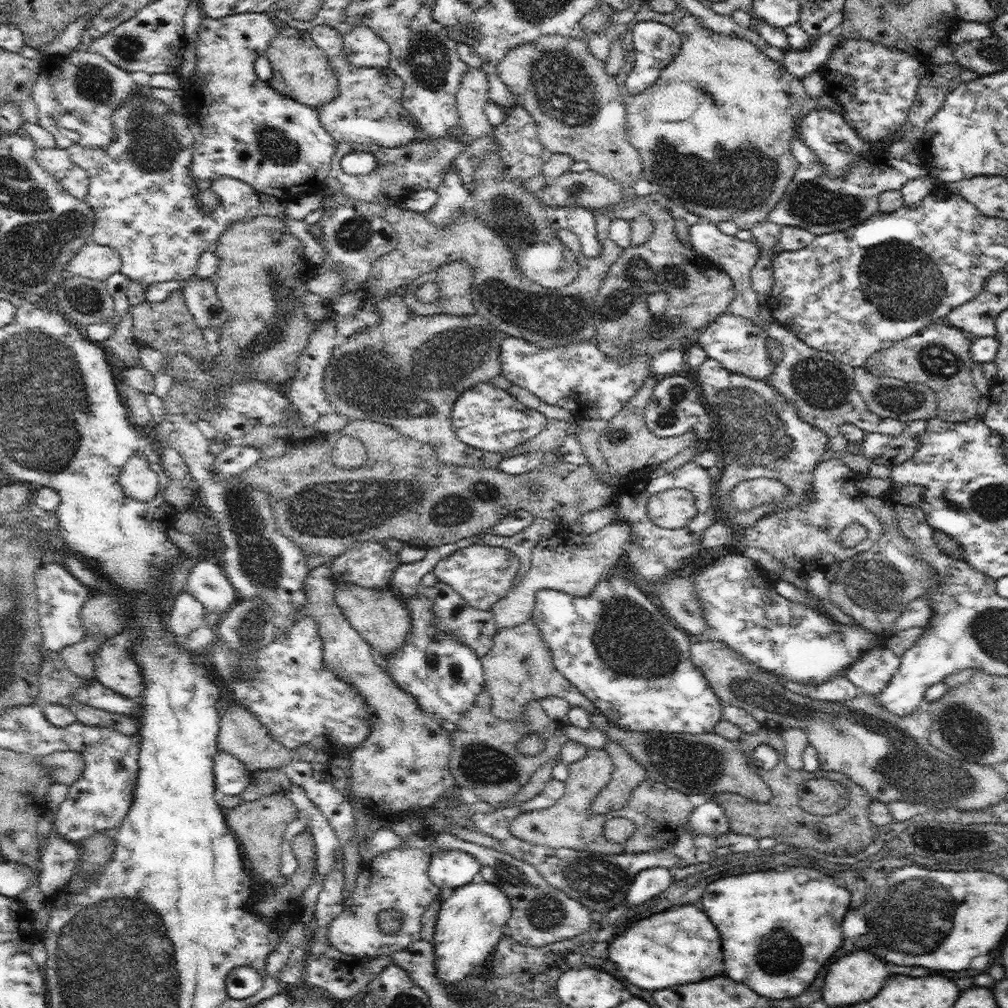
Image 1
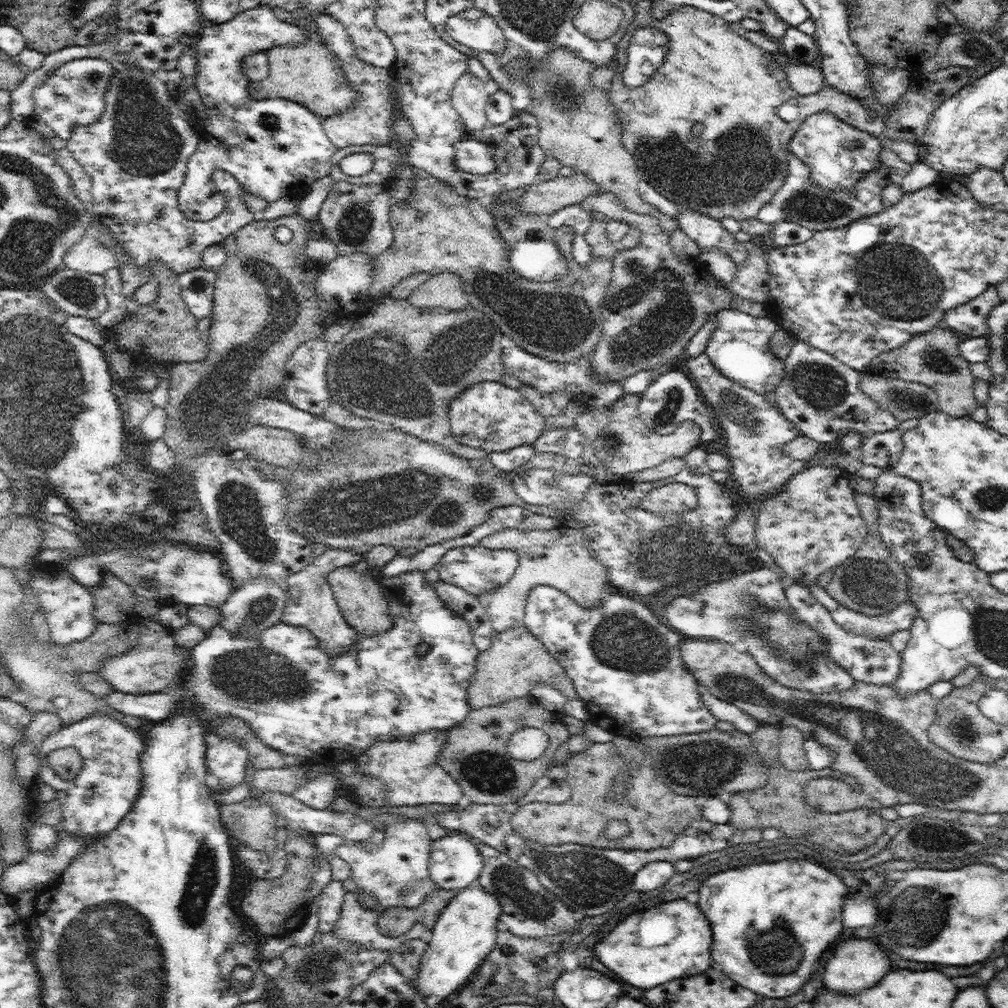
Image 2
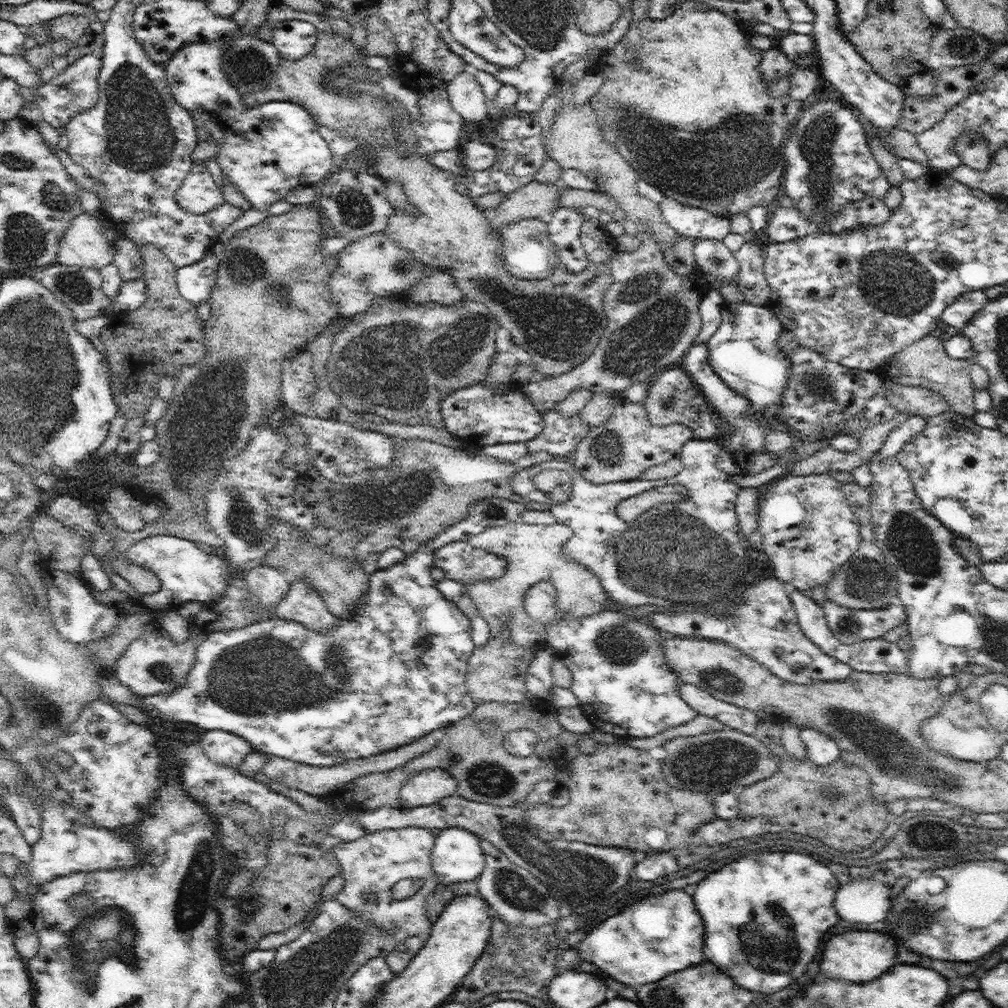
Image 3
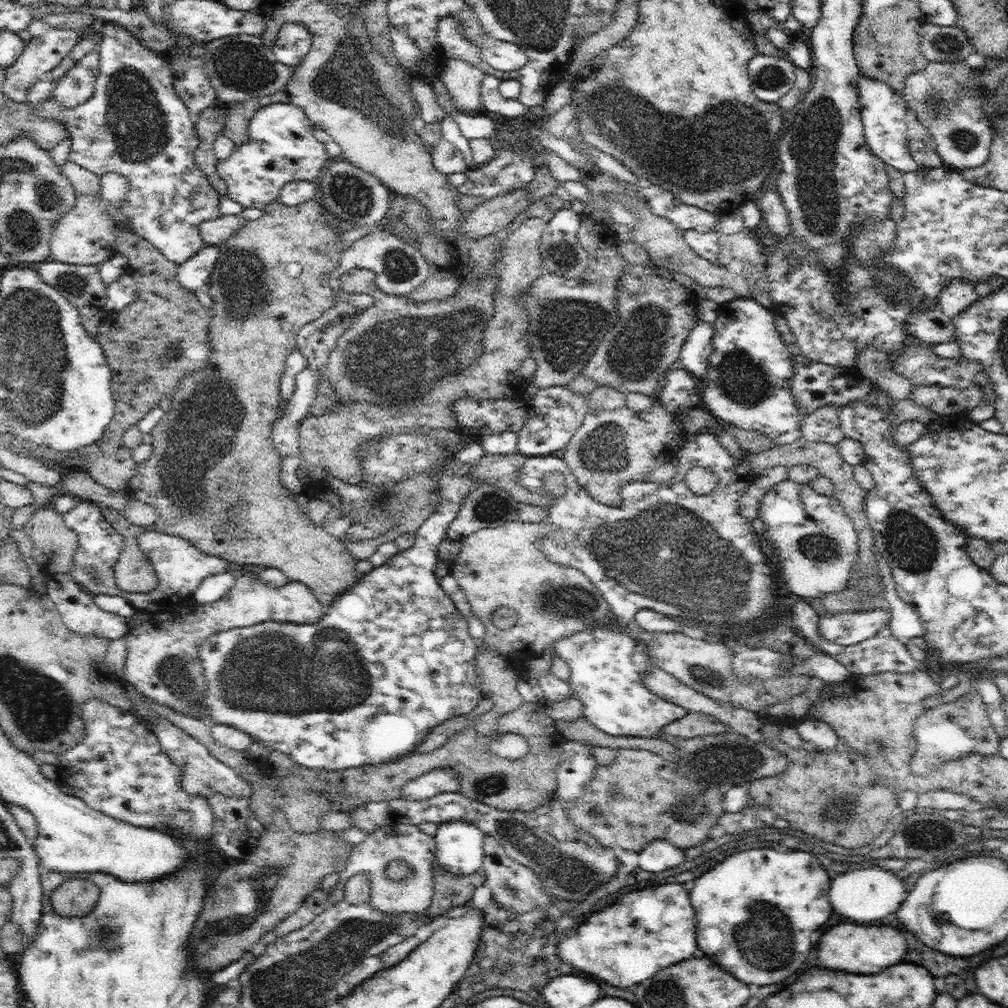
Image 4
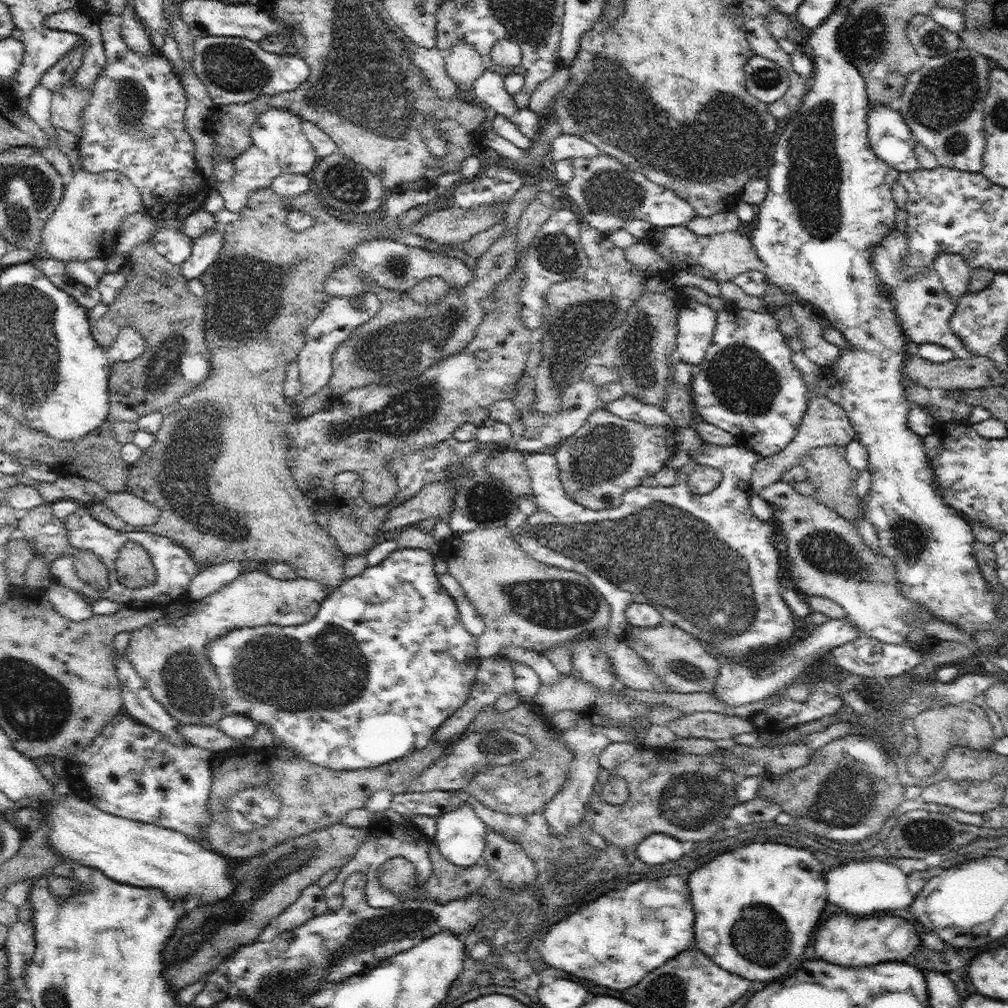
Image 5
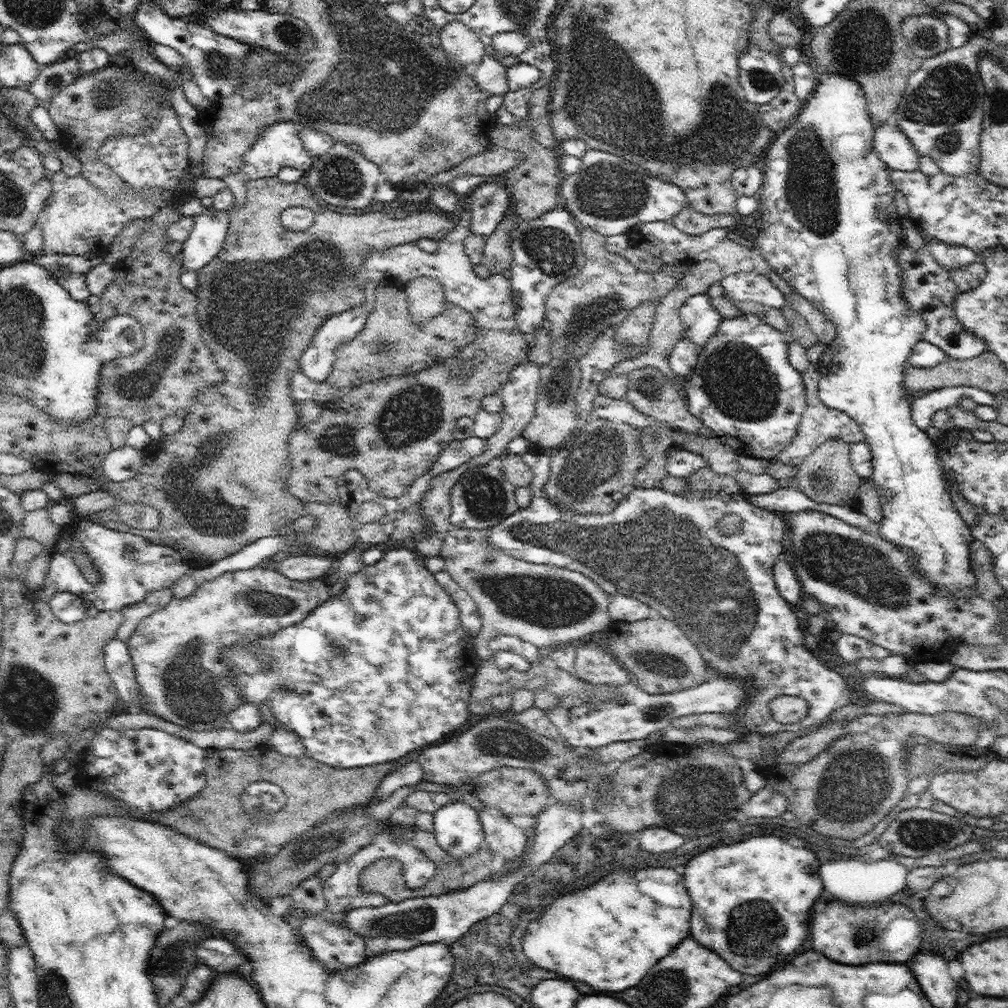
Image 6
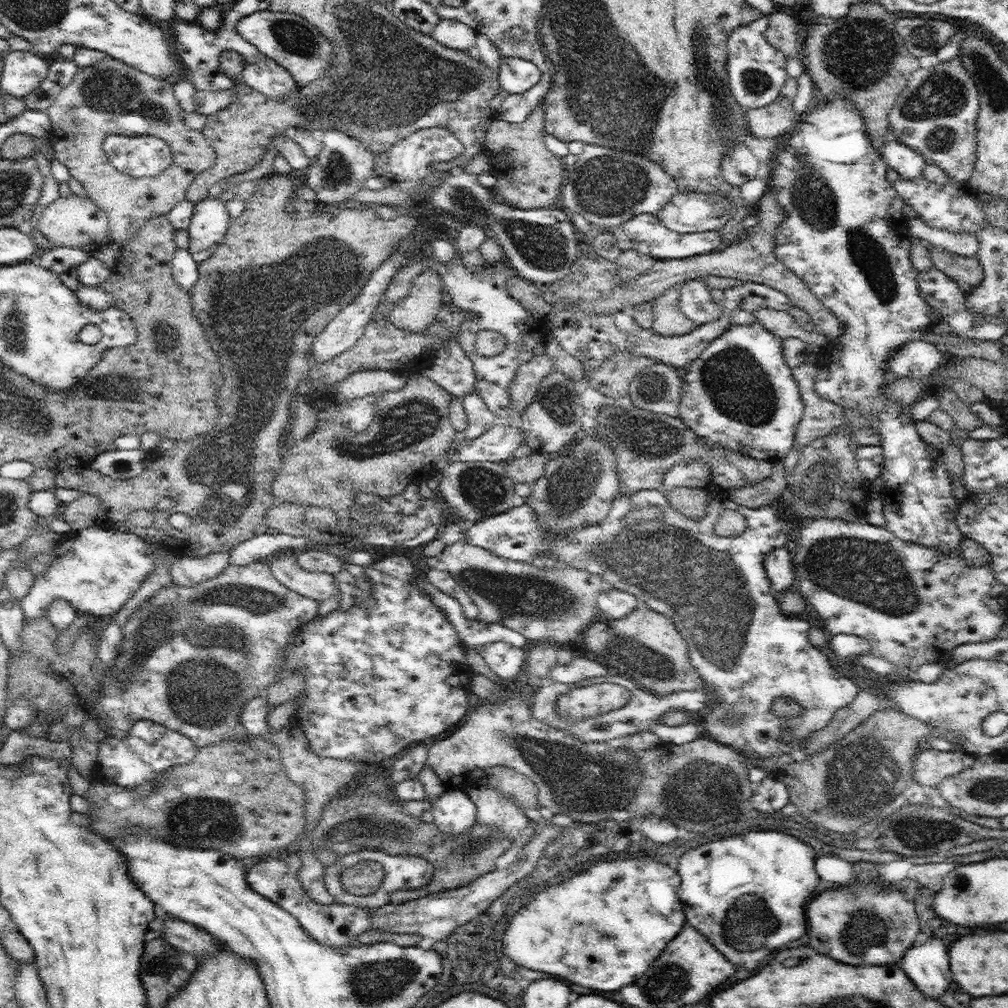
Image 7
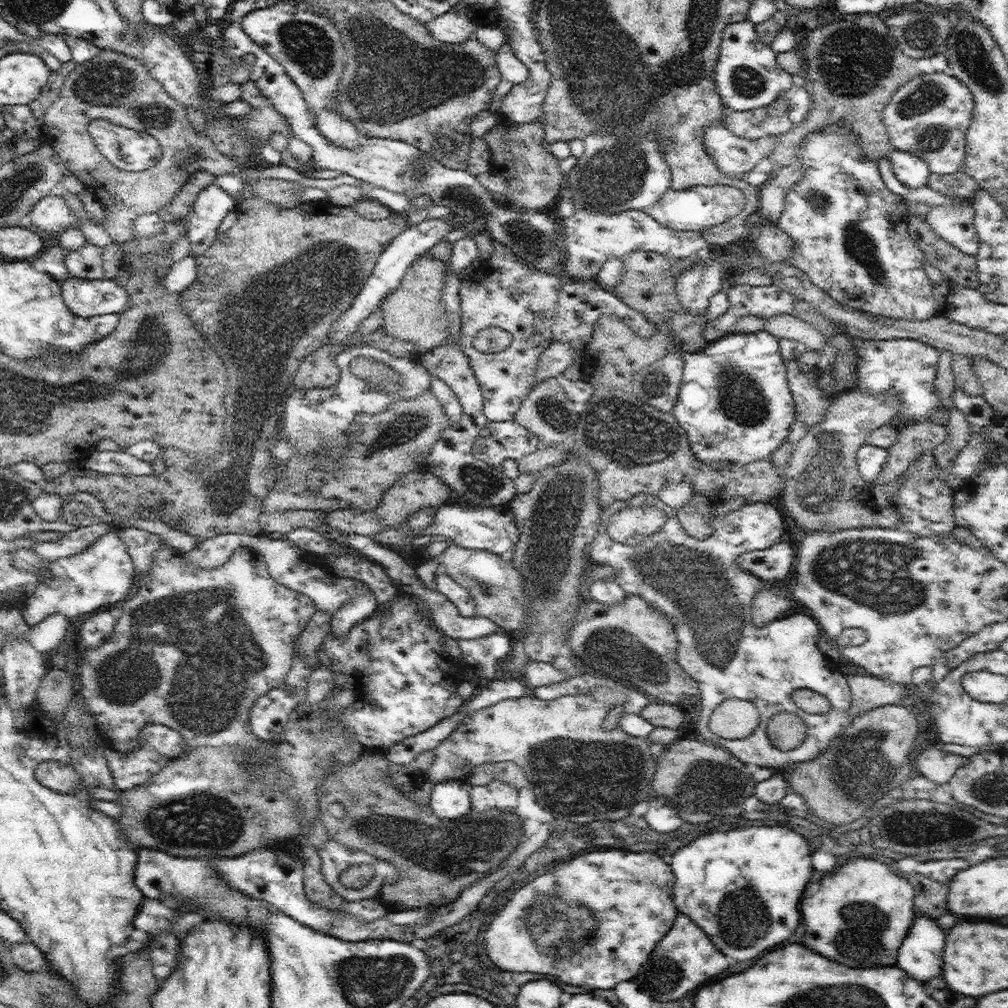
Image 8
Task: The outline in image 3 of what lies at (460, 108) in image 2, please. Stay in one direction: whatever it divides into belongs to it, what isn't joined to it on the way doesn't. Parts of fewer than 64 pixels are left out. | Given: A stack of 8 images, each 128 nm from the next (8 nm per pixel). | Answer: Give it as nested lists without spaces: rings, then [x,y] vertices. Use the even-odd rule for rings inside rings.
[[[465,65],[464,70],[447,84],[447,94],[452,108],[465,121],[478,123],[488,117],[488,99],[474,77],[476,72],[475,67]]]

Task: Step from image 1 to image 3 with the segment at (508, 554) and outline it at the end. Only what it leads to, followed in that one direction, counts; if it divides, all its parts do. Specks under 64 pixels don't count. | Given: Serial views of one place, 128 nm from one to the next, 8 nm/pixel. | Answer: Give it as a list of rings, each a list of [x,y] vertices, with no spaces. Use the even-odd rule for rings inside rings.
[[[452,541],[440,547],[440,549],[436,549],[434,566],[444,569],[446,576],[466,586],[468,583],[472,583],[472,581],[502,577],[504,571],[508,568],[508,560],[502,558],[502,556],[490,554],[490,552],[486,552],[482,548],[474,548],[467,541]]]

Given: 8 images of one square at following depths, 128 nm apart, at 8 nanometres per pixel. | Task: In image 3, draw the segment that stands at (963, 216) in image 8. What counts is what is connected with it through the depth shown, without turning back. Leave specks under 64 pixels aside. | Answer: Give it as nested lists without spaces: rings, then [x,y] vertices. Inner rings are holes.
[[[964,291],[953,304],[945,308],[939,323],[962,330],[966,324],[969,324],[970,318],[988,302],[984,291]]]

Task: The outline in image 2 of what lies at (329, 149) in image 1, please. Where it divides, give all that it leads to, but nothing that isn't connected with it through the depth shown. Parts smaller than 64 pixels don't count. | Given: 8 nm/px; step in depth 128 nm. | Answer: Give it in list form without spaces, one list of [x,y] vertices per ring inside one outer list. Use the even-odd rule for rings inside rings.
[[[260,5],[237,14],[225,23],[205,23],[199,42],[194,45],[196,50],[196,90],[204,103],[204,118],[206,132],[212,133],[215,143],[202,144],[190,156],[187,162],[184,185],[178,192],[178,208],[184,216],[192,220],[207,221],[218,216],[225,209],[225,197],[211,183],[212,173],[216,168],[230,172],[241,184],[246,193],[264,198],[271,203],[284,197],[301,197],[312,193],[312,184],[324,176],[330,175],[330,160],[338,150],[330,142],[322,126],[323,119],[310,112],[300,103],[280,98],[262,98],[254,100],[248,92],[249,80],[242,71],[242,61],[250,53],[270,51],[275,49],[290,49],[304,45],[310,39],[308,28],[300,24],[289,23],[278,18],[276,8],[270,5]]]

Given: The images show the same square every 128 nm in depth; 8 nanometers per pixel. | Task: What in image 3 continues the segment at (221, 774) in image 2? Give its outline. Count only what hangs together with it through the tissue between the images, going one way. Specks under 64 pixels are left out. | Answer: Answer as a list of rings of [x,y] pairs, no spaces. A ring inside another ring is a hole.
[[[217,729],[205,732],[199,745],[213,762],[235,769],[253,752],[253,747],[246,739]]]

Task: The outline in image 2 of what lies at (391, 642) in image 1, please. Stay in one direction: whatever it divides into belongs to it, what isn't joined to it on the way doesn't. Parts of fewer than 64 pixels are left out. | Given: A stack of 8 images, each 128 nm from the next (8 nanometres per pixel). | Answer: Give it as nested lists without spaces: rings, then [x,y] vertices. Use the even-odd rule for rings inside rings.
[[[346,565],[330,571],[327,580],[333,590],[340,612],[360,636],[388,632],[388,629],[394,625],[394,620],[390,616],[390,608],[388,608],[388,600],[384,598],[383,589],[380,588],[376,579],[372,579],[370,575],[366,575],[364,571],[352,565]]]

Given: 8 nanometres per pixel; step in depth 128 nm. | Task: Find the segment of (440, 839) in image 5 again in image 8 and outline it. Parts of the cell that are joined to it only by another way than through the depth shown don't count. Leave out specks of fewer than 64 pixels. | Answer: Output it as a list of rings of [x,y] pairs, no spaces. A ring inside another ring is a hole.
[[[468,779],[446,780],[435,783],[431,790],[430,806],[441,819],[454,819],[472,809],[471,782]]]

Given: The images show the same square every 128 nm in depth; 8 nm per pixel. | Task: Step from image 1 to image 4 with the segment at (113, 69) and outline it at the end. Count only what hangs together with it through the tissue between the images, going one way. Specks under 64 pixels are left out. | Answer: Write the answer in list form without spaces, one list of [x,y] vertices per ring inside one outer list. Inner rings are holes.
[[[92,49],[59,78],[49,98],[56,99],[66,111],[84,104],[94,94],[99,69],[99,49]]]

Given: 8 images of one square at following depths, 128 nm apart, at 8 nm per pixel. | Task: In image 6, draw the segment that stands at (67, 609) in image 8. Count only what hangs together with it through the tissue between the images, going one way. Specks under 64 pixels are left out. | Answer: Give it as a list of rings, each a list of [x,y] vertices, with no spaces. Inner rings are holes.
[[[73,519],[62,530],[62,536],[51,553],[46,582],[41,590],[34,592],[32,597],[36,596],[38,599],[45,597],[49,600],[56,593],[70,592],[86,600],[90,606],[96,607],[99,611],[122,610],[126,605],[146,599],[146,595],[152,591],[172,587],[174,581],[182,575],[186,576],[192,567],[191,563],[170,546],[150,542],[140,535],[110,530],[88,519]],[[128,546],[134,549],[130,551]],[[80,550],[86,552],[92,558],[92,562],[100,568],[98,585],[88,583],[82,571],[78,569],[74,556]]]

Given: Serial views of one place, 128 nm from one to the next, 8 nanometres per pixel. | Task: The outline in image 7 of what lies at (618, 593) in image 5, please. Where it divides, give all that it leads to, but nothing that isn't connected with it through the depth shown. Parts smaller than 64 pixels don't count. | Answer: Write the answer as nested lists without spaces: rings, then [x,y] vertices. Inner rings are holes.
[[[710,485],[709,489],[710,502],[706,506],[706,514],[698,521],[688,519],[676,508],[672,508],[663,490],[650,489],[638,491],[630,496],[619,495],[614,499],[613,508],[606,518],[586,529],[570,530],[568,536],[552,536],[550,530],[543,530],[537,522],[534,508],[524,504],[474,522],[470,528],[464,530],[464,542],[491,550],[498,557],[525,563],[537,563],[537,558],[543,558],[544,551],[552,551],[556,559],[560,559],[564,564],[602,575],[607,586],[637,596],[640,602],[645,602],[652,610],[662,613],[674,622],[688,644],[692,668],[705,682],[708,692],[714,694],[716,703],[709,706],[705,719],[700,722],[706,736],[743,753],[747,760],[753,759],[754,756],[770,758],[790,754],[794,750],[800,751],[810,736],[828,726],[839,708],[848,706],[856,699],[858,686],[851,678],[838,672],[836,667],[830,664],[828,657],[810,643],[810,622],[801,620],[795,614],[784,613],[782,608],[778,608],[776,591],[762,564],[766,553],[784,546],[788,540],[789,528],[780,518],[778,511],[772,504],[759,508],[738,505],[728,498],[727,492],[722,492],[713,485]],[[652,505],[658,505],[662,509],[662,519],[633,526],[623,522],[623,516],[630,509],[646,509]],[[726,508],[740,511],[746,519],[746,530],[741,535],[724,537],[714,533],[718,514]],[[775,698],[790,698],[802,708],[802,713],[795,718],[777,716],[772,709]],[[728,711],[741,714],[741,722],[738,725],[728,724]],[[782,728],[792,728],[795,732],[792,744],[781,742]]]

